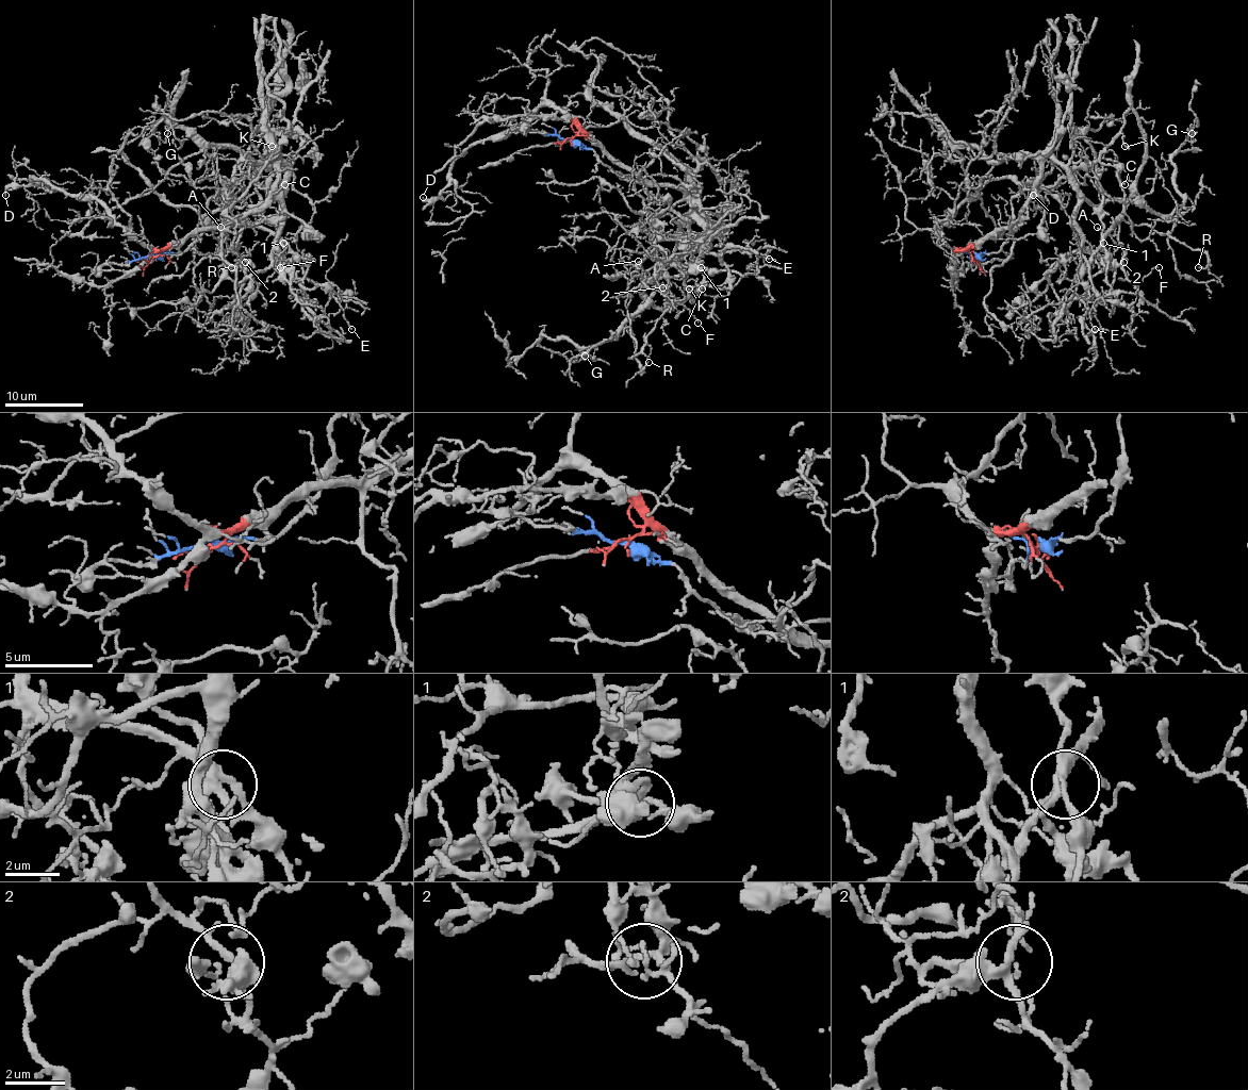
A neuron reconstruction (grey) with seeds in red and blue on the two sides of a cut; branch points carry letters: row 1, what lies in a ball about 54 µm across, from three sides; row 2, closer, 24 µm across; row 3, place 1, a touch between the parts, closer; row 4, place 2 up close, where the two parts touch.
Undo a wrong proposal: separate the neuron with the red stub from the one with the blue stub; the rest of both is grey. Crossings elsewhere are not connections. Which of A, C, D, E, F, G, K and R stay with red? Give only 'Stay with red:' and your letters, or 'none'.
Stay with red: D, G

